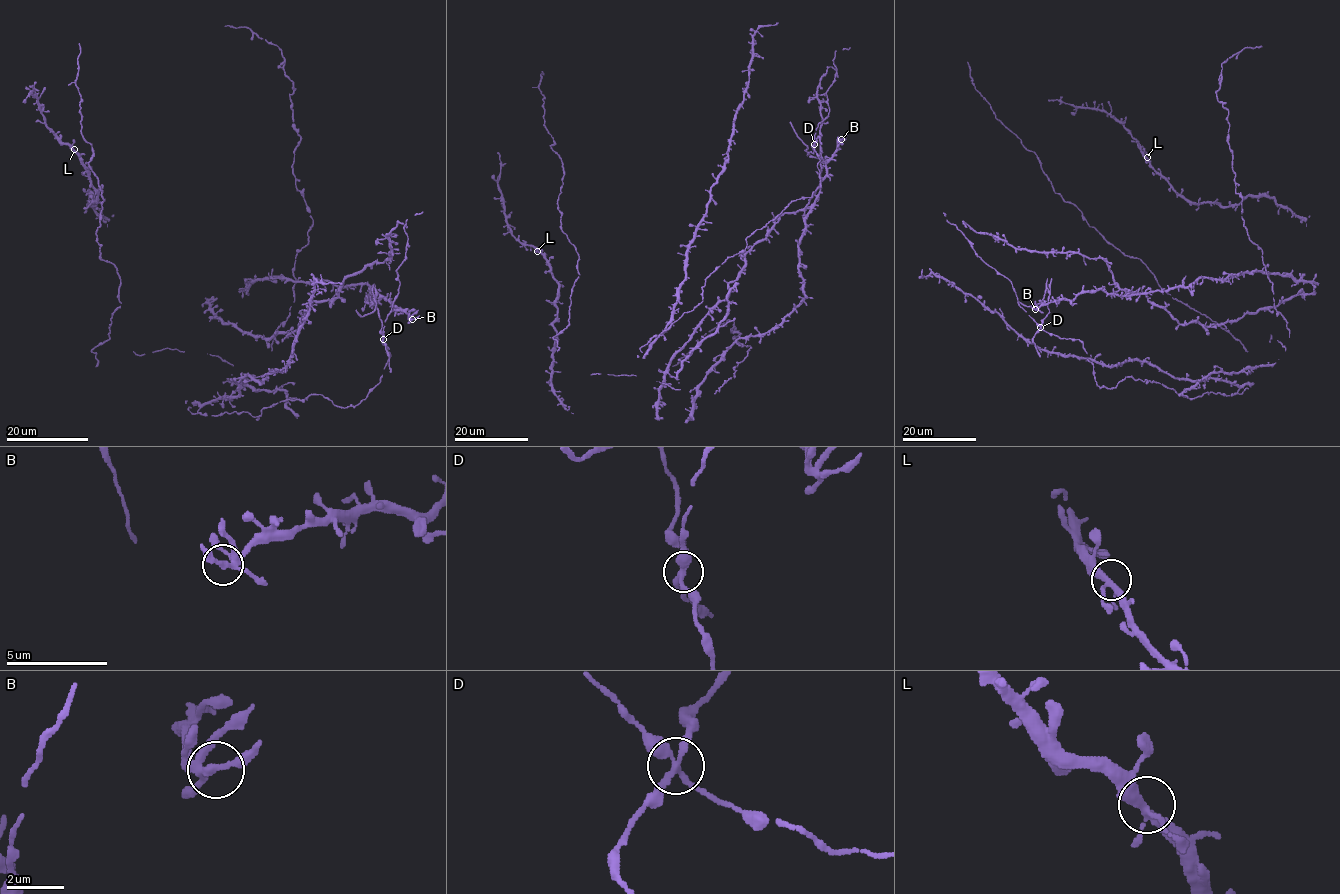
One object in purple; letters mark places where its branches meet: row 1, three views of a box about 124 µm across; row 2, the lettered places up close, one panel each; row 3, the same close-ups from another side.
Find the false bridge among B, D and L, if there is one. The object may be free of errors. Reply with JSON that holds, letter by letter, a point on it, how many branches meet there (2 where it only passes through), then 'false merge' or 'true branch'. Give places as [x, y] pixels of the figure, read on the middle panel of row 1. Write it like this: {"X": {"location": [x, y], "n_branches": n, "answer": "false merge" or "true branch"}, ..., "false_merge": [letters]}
{"B": {"location": [841, 139], "n_branches": 4, "answer": "true branch"}, "D": {"location": [814, 144], "n_branches": 4, "answer": "false merge"}, "L": {"location": [537, 251], "n_branches": 4, "answer": "true branch"}, "false_merge": ["D"]}

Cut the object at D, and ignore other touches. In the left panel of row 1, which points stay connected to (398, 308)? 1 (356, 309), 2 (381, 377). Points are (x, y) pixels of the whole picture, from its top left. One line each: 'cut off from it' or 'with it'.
1: cut off from it
2: with it

